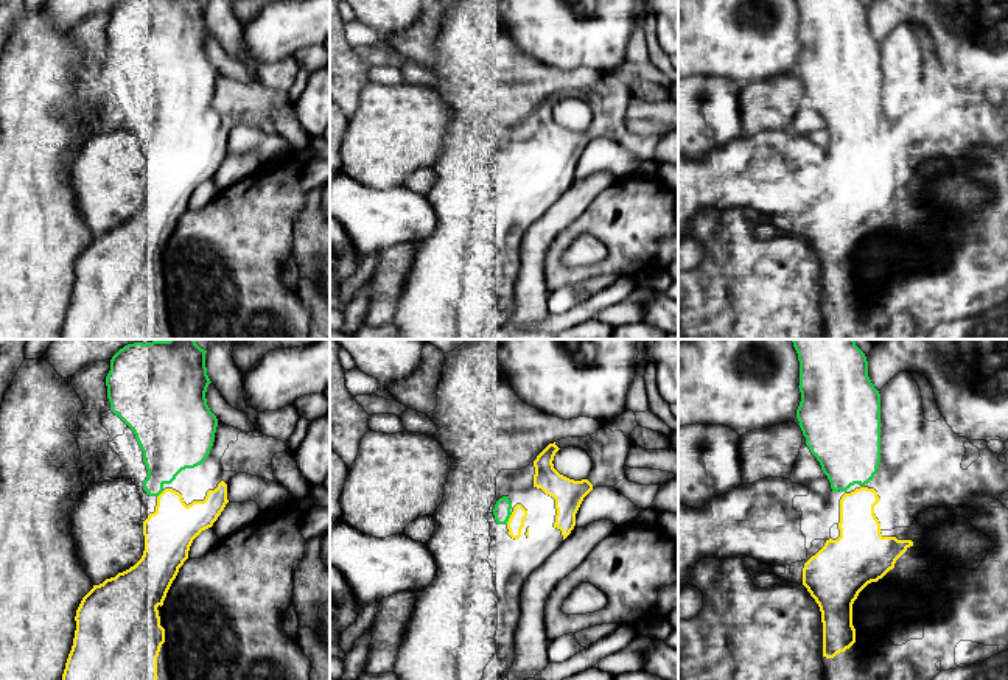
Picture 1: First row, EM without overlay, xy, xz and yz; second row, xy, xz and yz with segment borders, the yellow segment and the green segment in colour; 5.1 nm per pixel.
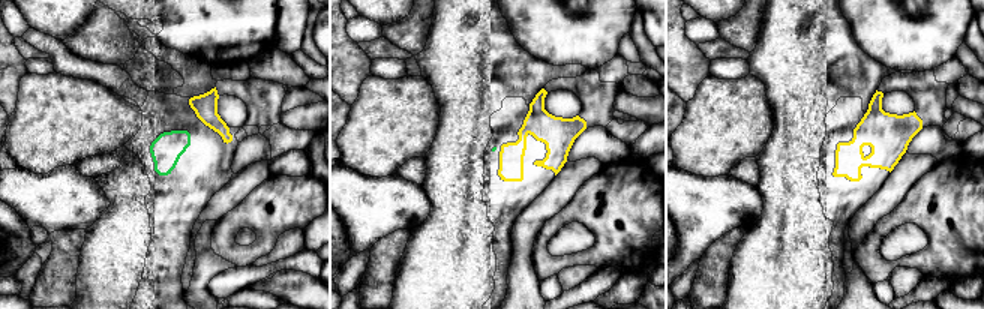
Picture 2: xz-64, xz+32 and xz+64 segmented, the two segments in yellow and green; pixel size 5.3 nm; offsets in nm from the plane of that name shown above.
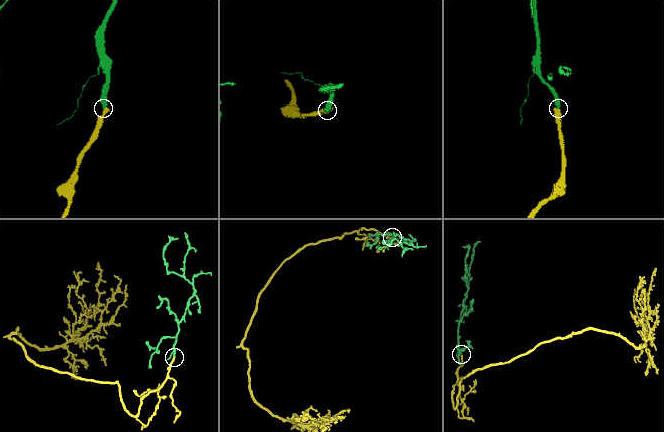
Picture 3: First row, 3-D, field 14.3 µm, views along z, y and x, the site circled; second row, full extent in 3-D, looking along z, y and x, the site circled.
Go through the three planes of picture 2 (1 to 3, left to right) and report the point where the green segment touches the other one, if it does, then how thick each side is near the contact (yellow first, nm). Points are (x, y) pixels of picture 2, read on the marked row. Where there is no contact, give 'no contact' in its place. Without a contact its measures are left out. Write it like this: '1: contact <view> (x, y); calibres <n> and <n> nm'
1: no contact
2: no contact
3: no contact

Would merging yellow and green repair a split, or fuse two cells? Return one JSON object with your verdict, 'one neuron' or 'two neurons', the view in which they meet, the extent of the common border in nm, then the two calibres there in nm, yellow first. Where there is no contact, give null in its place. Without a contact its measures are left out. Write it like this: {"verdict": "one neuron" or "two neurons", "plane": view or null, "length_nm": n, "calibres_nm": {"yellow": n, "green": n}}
{"verdict": "one neuron", "plane": "xz", "length_nm": 70, "calibres_nm": {"yellow": 90, "green": 90}}

